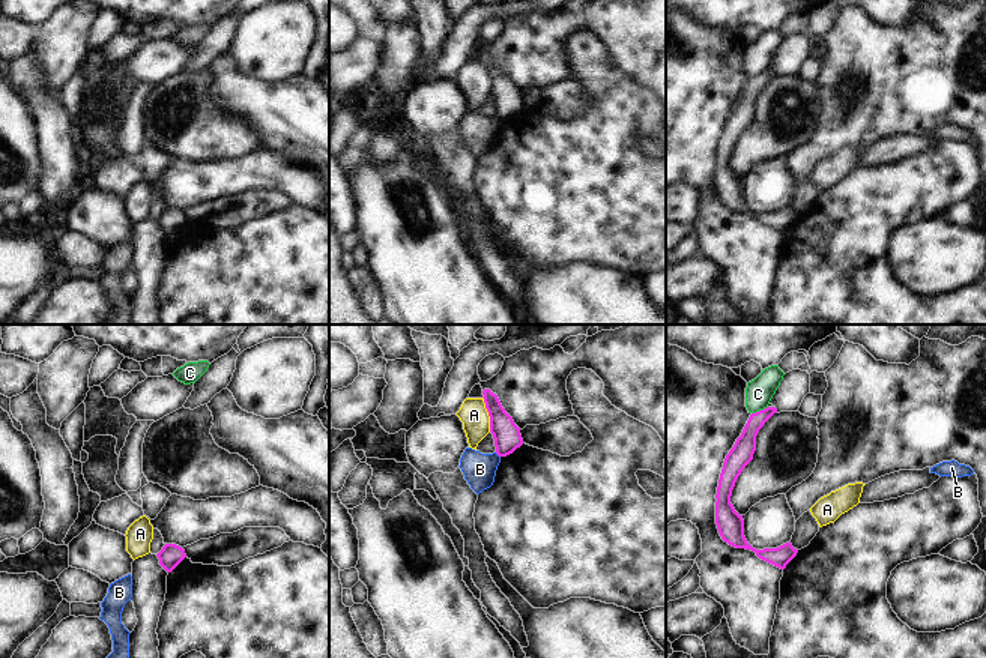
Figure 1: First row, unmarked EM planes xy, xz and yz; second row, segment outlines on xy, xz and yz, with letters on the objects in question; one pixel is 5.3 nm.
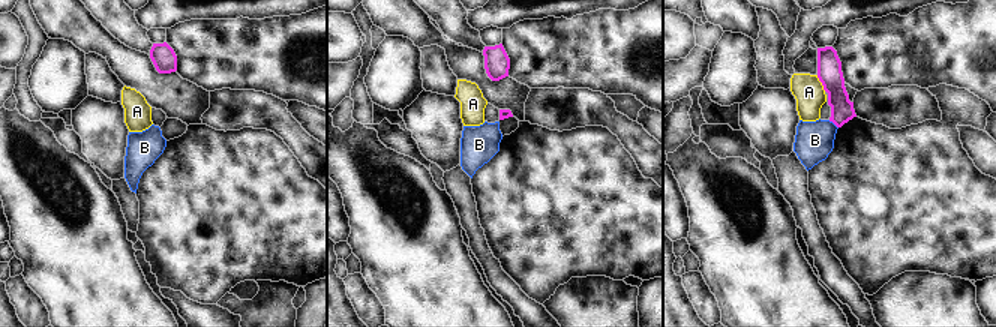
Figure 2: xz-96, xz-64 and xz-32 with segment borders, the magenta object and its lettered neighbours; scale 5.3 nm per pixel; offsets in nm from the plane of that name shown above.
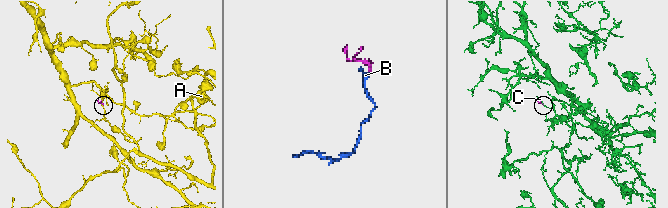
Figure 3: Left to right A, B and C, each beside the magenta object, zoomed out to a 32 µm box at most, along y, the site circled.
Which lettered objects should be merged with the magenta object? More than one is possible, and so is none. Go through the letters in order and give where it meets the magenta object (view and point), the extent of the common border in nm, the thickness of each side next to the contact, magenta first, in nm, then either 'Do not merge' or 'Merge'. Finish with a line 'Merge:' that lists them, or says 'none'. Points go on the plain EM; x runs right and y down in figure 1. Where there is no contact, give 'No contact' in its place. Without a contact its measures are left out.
A: Touches magenta at xz (489, 78). Shared border 200 nm. Thickness 150 nm (magenta) against 150 nm. Do not merge
B: Touches magenta at xz (498, 117). Shared border 40 nm. Thickness 150 nm (magenta) against 180 nm. Do not merge
C: Touches magenta at yz (759, 74). Shared border 100 nm. Thickness 120 nm (magenta) against 140 nm. Do not merge
Merge: none.

